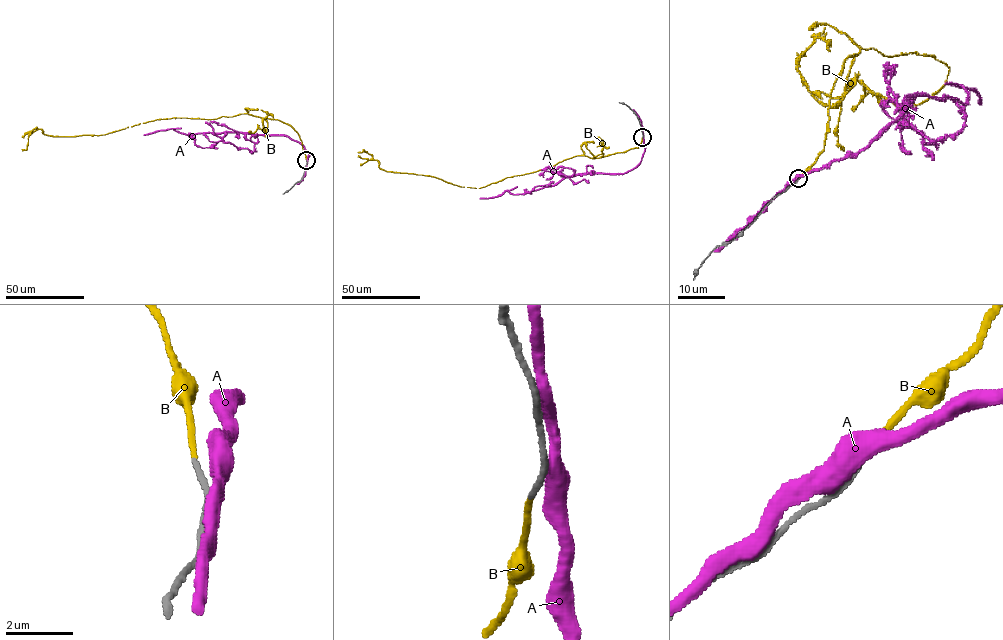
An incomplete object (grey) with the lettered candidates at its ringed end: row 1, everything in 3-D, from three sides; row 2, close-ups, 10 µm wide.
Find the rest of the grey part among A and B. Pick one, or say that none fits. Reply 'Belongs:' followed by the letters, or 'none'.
Belongs: B

